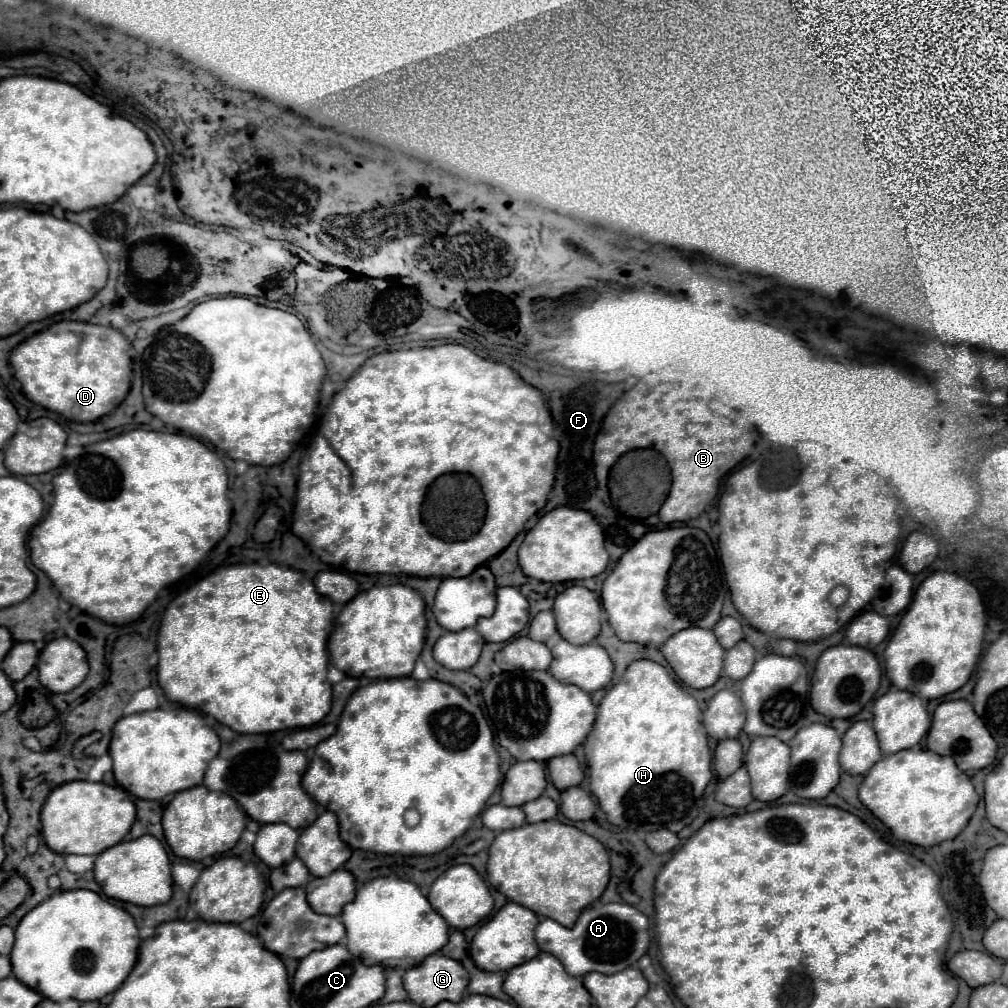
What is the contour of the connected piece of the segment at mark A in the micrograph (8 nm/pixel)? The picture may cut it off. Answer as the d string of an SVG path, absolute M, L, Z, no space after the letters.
M603 904L585 908L573 928L565 928L551 918L543 918L535 928L535 940L541 952L553 954L571 972L571 976L585 976L587 972L615 974L633 966L647 950L647 918L629 904Z

